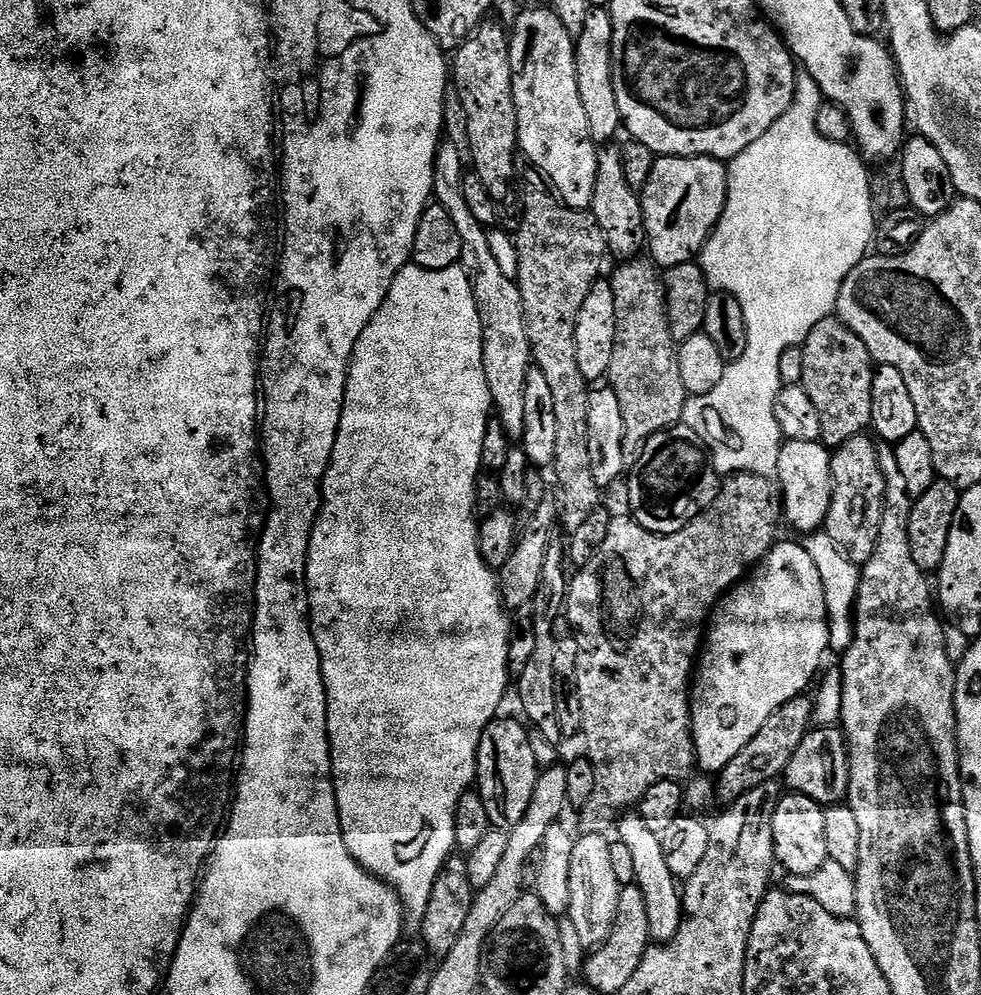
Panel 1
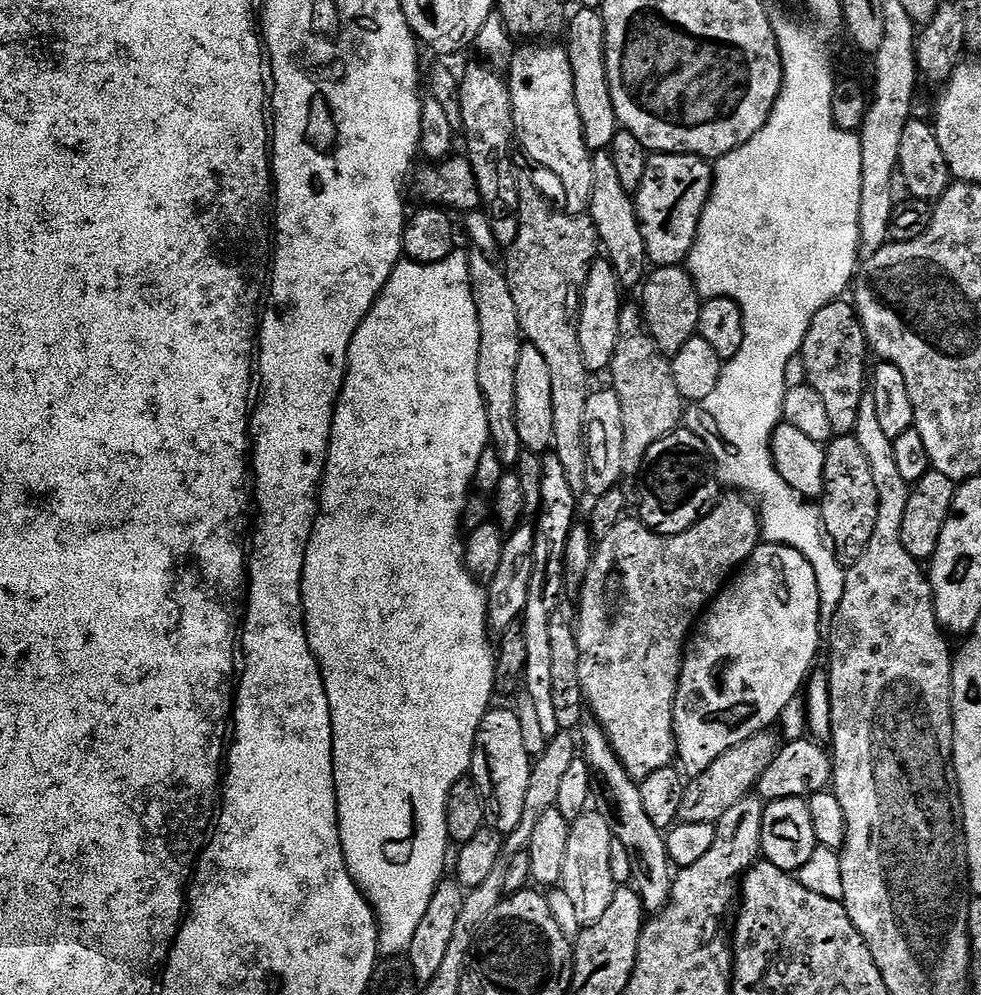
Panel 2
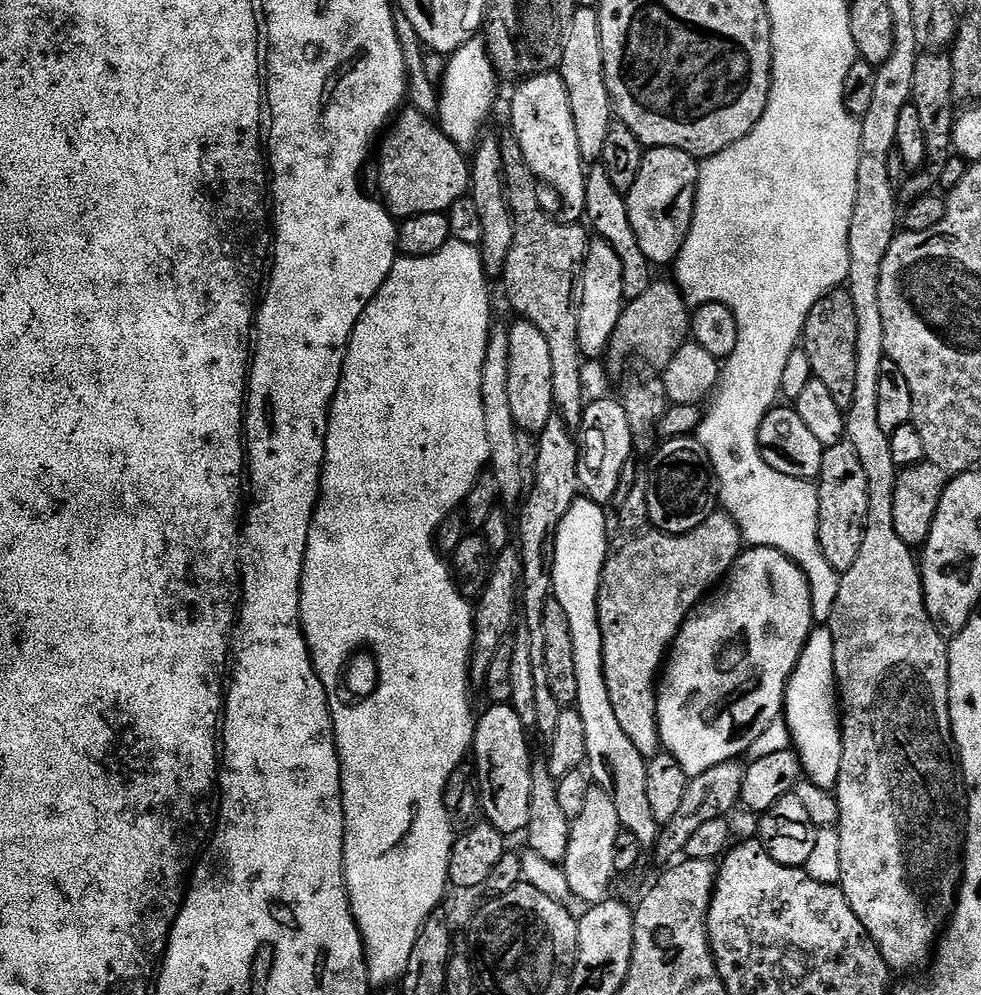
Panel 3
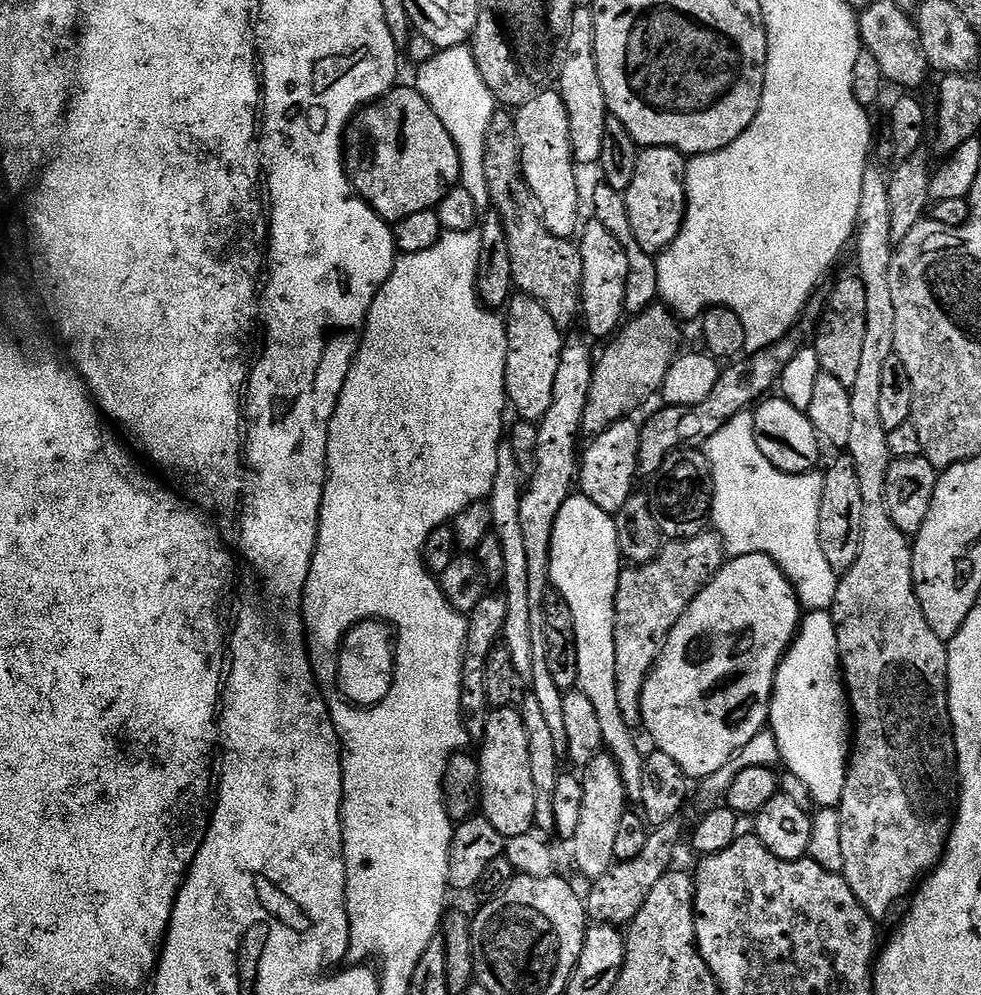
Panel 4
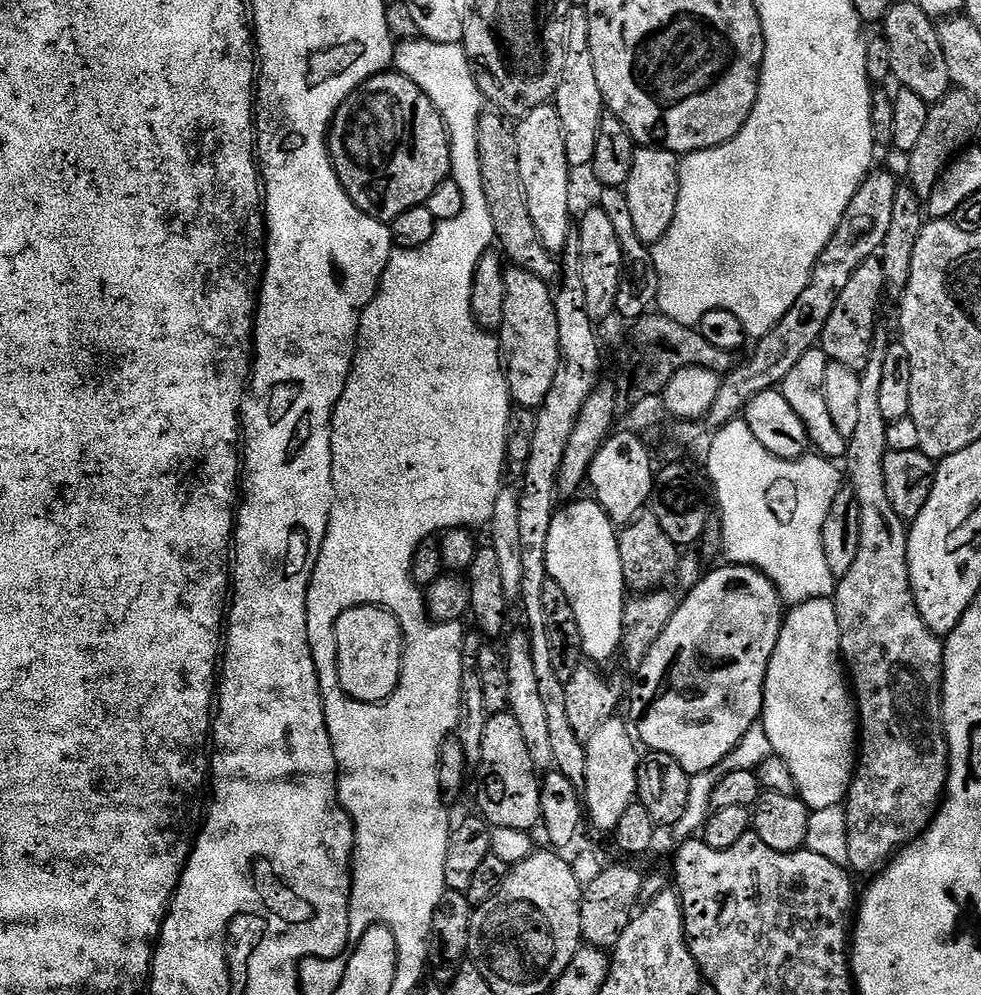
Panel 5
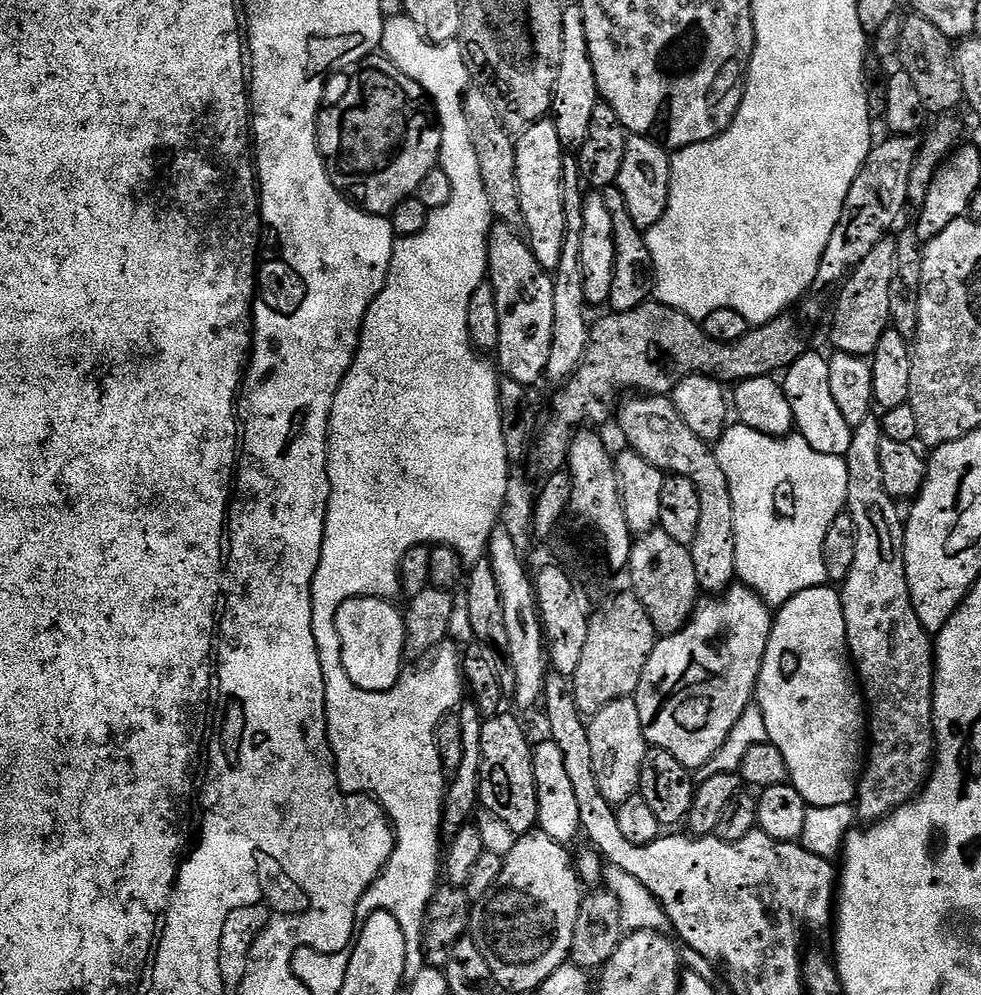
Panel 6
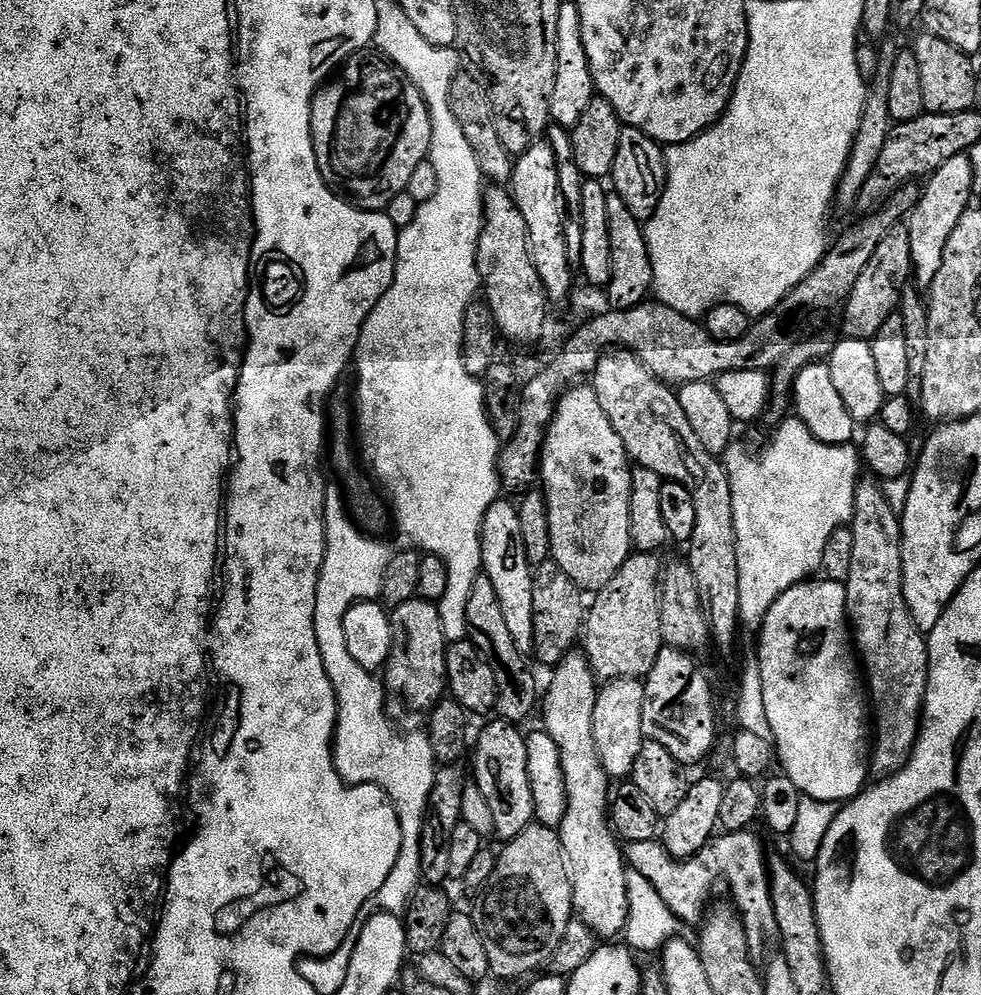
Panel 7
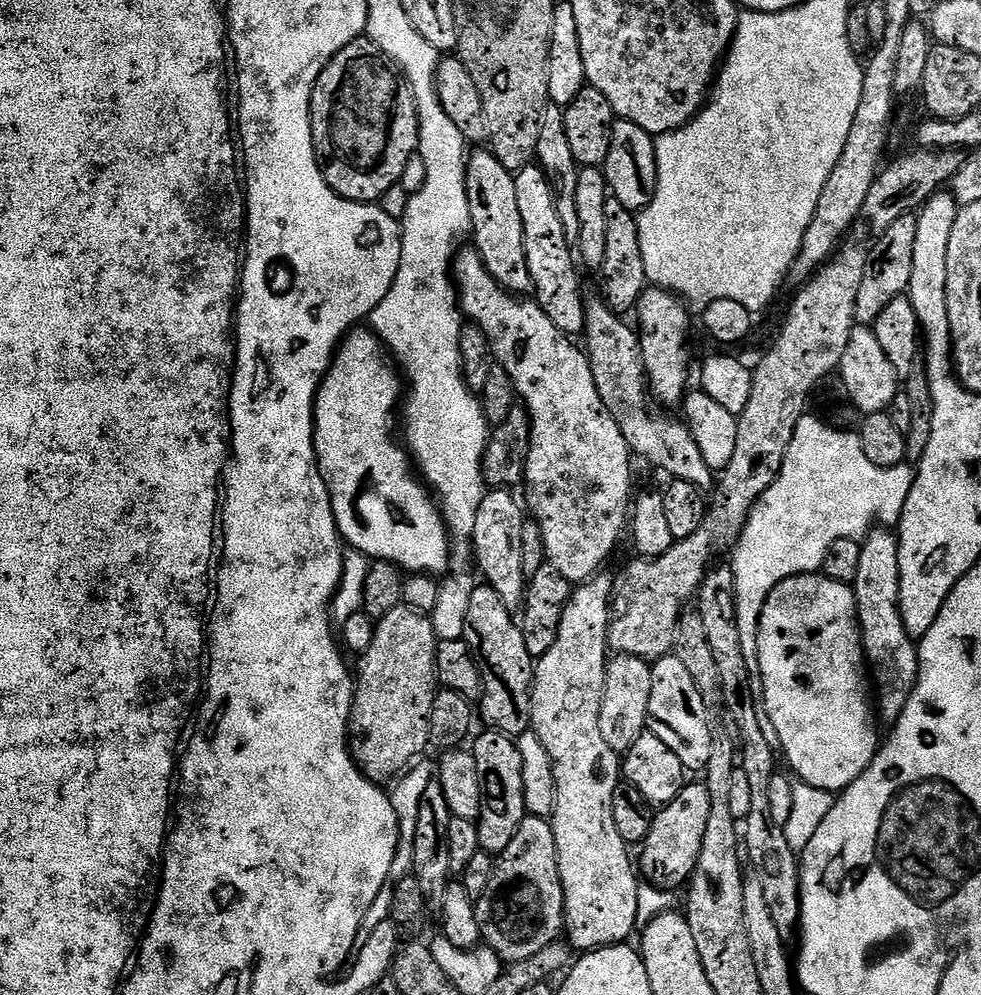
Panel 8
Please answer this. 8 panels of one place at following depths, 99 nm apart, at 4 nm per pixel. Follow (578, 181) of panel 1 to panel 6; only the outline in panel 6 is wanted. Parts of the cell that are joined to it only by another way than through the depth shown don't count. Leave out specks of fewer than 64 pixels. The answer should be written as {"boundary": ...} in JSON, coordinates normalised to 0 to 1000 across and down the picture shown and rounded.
{"boundary":[[[556,119],[529,134],[526,141],[526,174],[528,175],[528,199],[533,232],[538,250],[560,275],[566,274],[573,263],[573,247],[577,239],[577,215],[573,195],[573,175],[577,151],[569,139],[567,124]]]}

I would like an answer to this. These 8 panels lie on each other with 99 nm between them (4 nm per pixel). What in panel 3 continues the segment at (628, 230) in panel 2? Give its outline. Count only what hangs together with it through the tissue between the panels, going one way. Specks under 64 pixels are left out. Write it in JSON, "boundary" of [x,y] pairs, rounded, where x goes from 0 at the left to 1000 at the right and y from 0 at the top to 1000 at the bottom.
{"boundary":[[[604,164],[598,170],[595,216],[602,232],[611,240],[617,241],[622,247],[626,247],[626,255],[630,255],[630,260],[634,263],[634,295],[637,303],[650,299],[656,292],[663,291],[667,280],[666,266],[661,264],[659,255],[654,255],[654,250],[650,248],[646,227],[642,227],[642,215],[640,214],[640,202],[637,194],[626,191],[626,183],[622,183],[622,175],[618,175],[615,164]]]}

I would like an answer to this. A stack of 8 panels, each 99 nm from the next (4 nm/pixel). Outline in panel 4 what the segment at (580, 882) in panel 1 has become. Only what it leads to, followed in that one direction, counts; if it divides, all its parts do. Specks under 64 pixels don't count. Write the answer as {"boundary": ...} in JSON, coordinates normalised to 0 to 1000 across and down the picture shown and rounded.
{"boundary":[[[619,758],[604,762],[594,773],[593,814],[589,826],[589,838],[581,845],[583,860],[587,863],[587,872],[600,885],[609,884],[618,874],[622,874],[628,859],[626,845],[630,835],[630,826],[634,826],[634,818],[641,811],[640,795],[636,793],[632,772],[628,763]]]}

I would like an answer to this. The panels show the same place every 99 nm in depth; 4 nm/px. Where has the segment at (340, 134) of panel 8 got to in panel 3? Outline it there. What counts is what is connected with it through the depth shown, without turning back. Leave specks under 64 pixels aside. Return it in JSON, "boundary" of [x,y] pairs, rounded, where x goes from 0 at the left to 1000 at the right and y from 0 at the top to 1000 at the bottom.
{"boundary":[[[413,108],[399,122],[386,142],[385,153],[386,149],[386,196],[391,208],[405,222],[411,223],[426,215],[455,215],[463,203],[478,196],[481,188],[478,158],[473,158],[476,156],[454,135],[441,118],[430,116],[424,109]]]}

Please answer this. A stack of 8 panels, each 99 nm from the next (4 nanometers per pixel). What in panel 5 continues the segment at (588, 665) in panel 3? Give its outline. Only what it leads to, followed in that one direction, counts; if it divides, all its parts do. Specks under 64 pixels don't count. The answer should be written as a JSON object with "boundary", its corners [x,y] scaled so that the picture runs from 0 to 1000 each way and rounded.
{"boundary":[[[588,501],[574,509],[568,510],[565,521],[561,525],[561,538],[557,540],[557,573],[560,583],[569,585],[573,593],[577,593],[577,601],[581,601],[581,613],[585,613],[585,621],[589,625],[591,653],[599,659],[604,668],[616,669],[633,654],[636,646],[636,609],[638,606],[638,588],[634,577],[634,557],[629,528],[614,513],[607,502]]]}

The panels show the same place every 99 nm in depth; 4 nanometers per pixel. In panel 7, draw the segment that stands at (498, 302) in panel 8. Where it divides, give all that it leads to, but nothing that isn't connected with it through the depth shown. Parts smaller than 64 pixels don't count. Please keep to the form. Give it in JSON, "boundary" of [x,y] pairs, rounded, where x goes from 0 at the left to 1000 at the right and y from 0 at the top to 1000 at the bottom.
{"boundary":[[[584,388],[580,390],[571,399],[571,403],[567,405],[567,418],[563,421],[563,426],[559,430],[559,435],[555,441],[555,451],[550,457],[550,482],[552,483],[552,493],[557,501],[559,520],[561,521],[561,549],[563,550],[561,562],[569,569],[573,569],[573,573],[577,573],[577,577],[581,577],[581,581],[585,581],[585,585],[591,590],[591,594],[596,597],[607,597],[614,594],[618,589],[618,585],[622,585],[622,581],[626,581],[626,577],[630,577],[630,573],[634,573],[634,569],[641,559],[645,558],[644,534],[642,533],[644,472],[645,467],[640,461],[638,448],[634,448],[634,440],[630,440],[626,428],[622,428],[622,420],[618,420],[614,408],[610,404],[610,396],[601,388]]]}

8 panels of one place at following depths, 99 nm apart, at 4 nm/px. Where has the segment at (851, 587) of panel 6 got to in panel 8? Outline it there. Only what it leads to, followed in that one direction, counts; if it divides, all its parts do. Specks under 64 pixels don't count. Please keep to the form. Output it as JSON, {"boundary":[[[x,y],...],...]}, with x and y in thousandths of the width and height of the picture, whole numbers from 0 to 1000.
{"boundary":[[[901,529],[890,530],[881,540],[875,569],[873,620],[877,626],[877,644],[881,647],[881,661],[887,679],[893,682],[891,708],[898,725],[912,726],[922,714],[934,686],[938,684],[938,656],[935,644],[924,633],[917,612],[917,545],[912,534]]]}

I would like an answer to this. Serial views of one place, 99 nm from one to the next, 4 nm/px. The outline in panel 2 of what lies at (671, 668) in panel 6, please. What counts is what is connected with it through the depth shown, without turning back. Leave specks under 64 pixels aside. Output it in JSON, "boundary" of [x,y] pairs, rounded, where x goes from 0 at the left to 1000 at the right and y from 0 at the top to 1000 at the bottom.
{"boundary":[[[777,545],[769,553],[769,557],[759,567],[745,580],[744,586],[735,591],[730,602],[718,612],[718,618],[714,620],[706,636],[701,640],[697,652],[697,665],[693,668],[693,684],[687,702],[687,738],[689,739],[689,758],[691,768],[702,781],[716,778],[732,758],[740,758],[744,750],[752,750],[752,746],[760,746],[769,738],[786,733],[794,725],[795,719],[801,713],[801,708],[810,699],[817,698],[826,676],[829,674],[828,666],[836,655],[836,597],[834,595],[834,581],[830,581],[830,569],[813,557],[805,549],[796,547],[785,547]]]}

